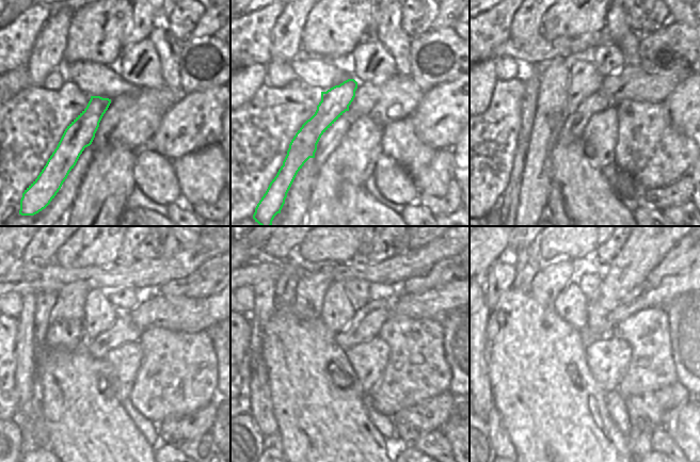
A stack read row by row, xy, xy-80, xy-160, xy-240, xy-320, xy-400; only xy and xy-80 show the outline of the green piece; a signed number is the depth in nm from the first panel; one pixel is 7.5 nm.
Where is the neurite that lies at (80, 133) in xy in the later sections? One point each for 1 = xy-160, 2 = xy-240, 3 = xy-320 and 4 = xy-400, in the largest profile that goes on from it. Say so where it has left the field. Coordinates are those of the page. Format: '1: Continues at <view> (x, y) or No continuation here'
1: Continues at xy-160 (584, 79)
2: Continues at xy-240 (99, 314)
3: Continues at xy-320 (337, 312)
4: Continues at xy-400 (572, 305)

